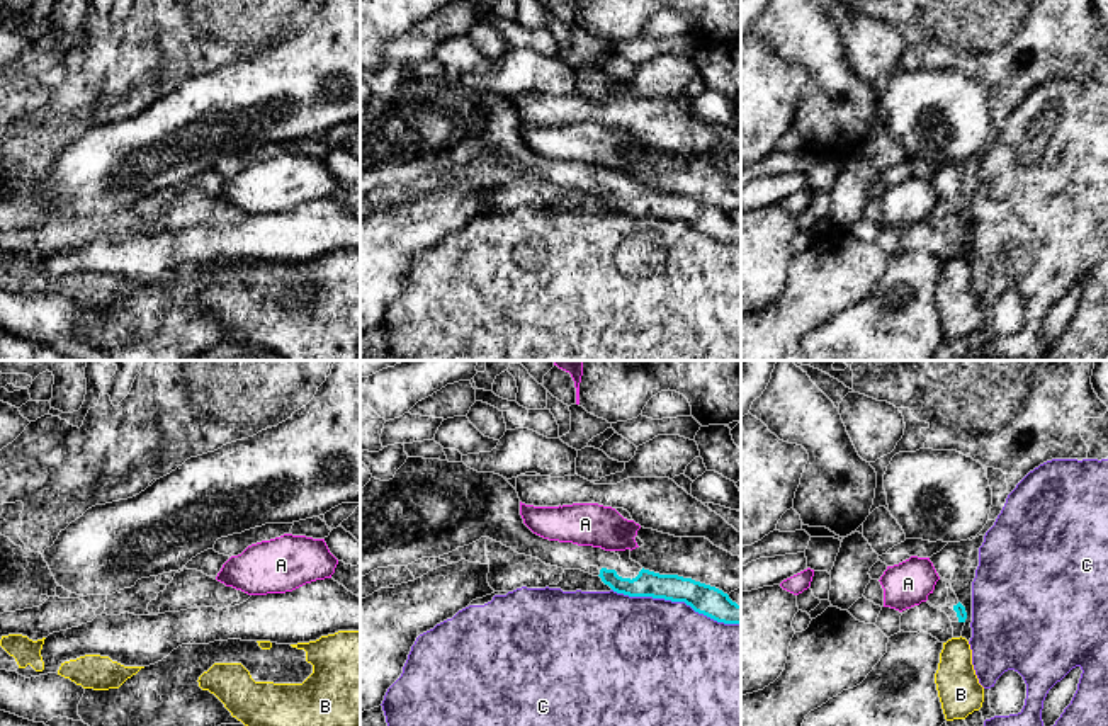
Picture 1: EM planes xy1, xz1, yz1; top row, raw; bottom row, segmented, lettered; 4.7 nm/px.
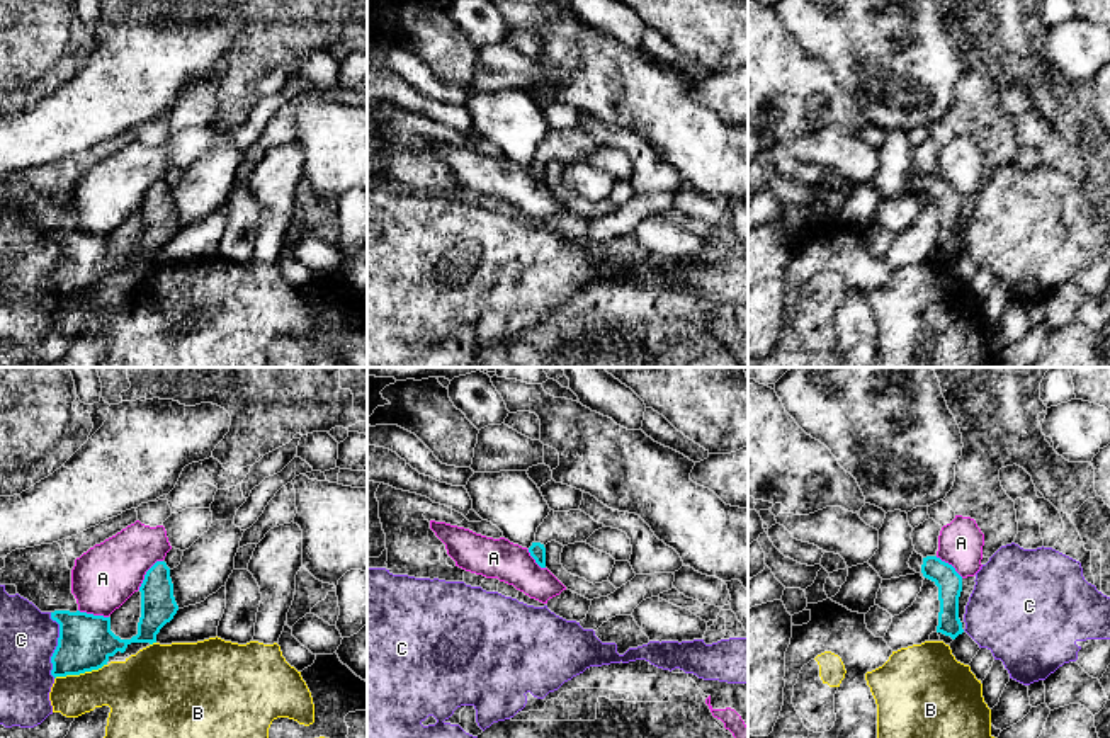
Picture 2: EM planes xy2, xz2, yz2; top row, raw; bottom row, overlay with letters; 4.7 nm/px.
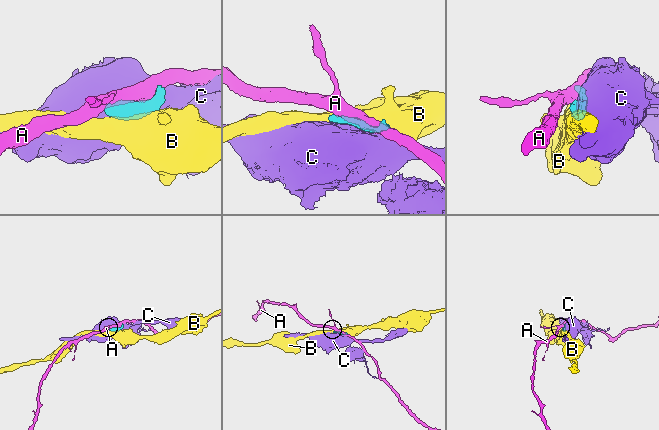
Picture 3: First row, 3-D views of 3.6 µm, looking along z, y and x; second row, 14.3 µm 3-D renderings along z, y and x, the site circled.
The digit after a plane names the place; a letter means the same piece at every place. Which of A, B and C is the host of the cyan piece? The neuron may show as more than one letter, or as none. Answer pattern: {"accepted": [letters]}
{"accepted": []}

